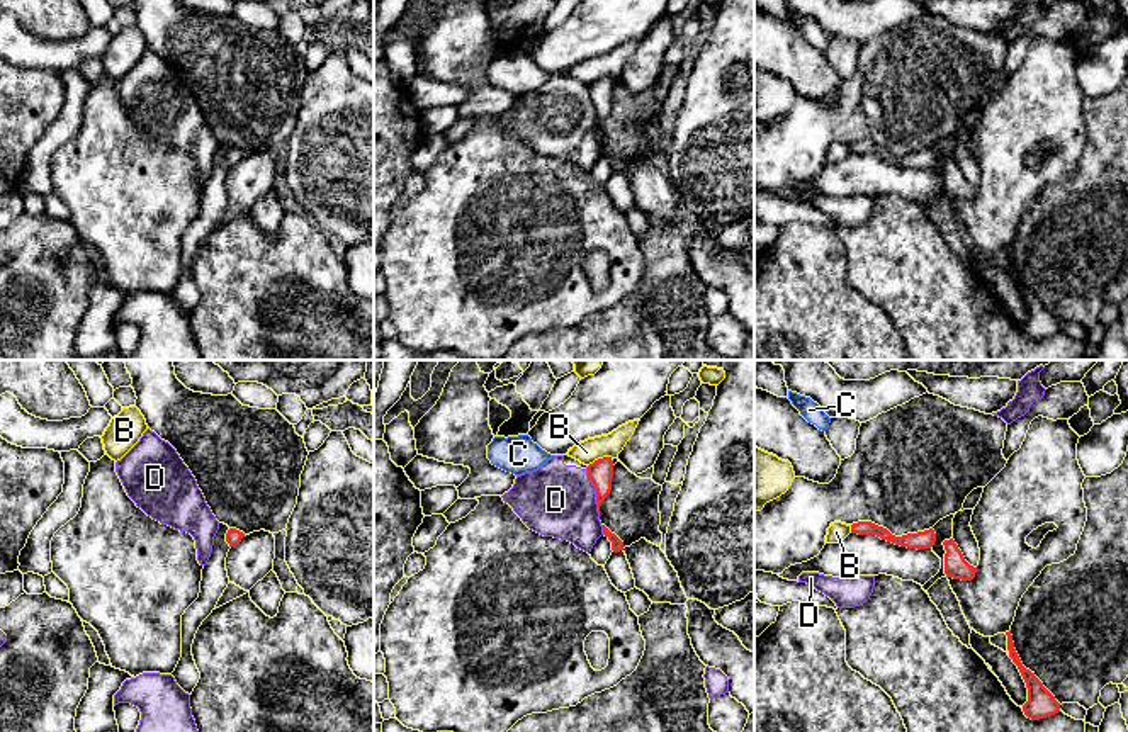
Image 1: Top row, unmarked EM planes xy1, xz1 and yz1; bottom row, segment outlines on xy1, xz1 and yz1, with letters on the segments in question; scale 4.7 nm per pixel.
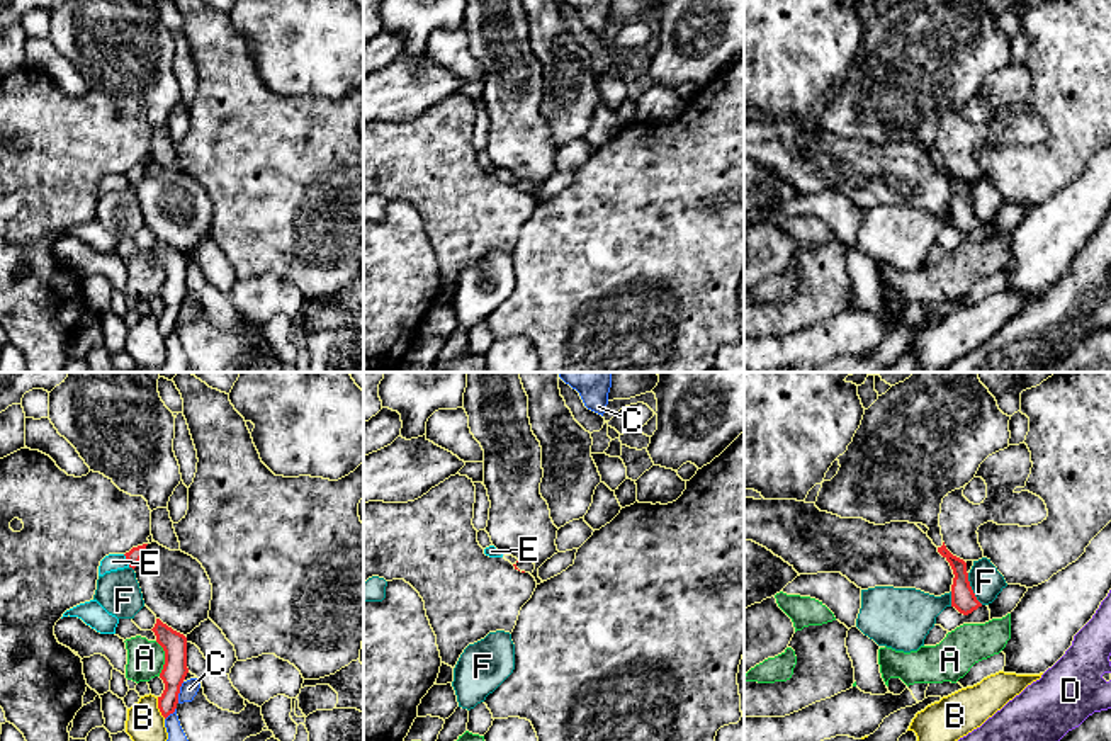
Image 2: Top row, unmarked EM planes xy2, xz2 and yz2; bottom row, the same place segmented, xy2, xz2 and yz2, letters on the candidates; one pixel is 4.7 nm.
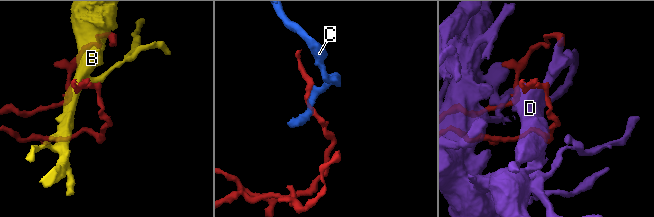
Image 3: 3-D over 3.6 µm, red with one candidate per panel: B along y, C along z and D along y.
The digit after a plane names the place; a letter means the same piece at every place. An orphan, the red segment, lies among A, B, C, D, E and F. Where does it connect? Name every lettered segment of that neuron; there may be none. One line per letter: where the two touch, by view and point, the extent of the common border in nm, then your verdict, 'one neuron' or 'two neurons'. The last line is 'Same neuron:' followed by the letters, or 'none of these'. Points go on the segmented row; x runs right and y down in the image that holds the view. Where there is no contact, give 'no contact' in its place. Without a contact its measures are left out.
A: xy2 (165, 658) | 170 nm | two neurons
B: xz1 (600, 459) | 130 nm | two neurons
C: xy2 (179, 692) | 110 nm | two neurons
D: xz1 (597, 491) | 240 nm | two neurons
E: xy2 (128, 561) | 70 nm | two neurons
F: yz2 (970, 588) | 170 nm | two neurons
Same neuron: none of these

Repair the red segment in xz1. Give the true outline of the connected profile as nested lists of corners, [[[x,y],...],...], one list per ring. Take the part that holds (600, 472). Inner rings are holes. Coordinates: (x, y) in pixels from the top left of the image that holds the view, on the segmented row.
[[[603,457],[589,464],[586,469],[588,469],[588,477],[591,479],[596,489],[596,504],[600,513],[601,503],[612,491],[613,460],[612,457]]]

